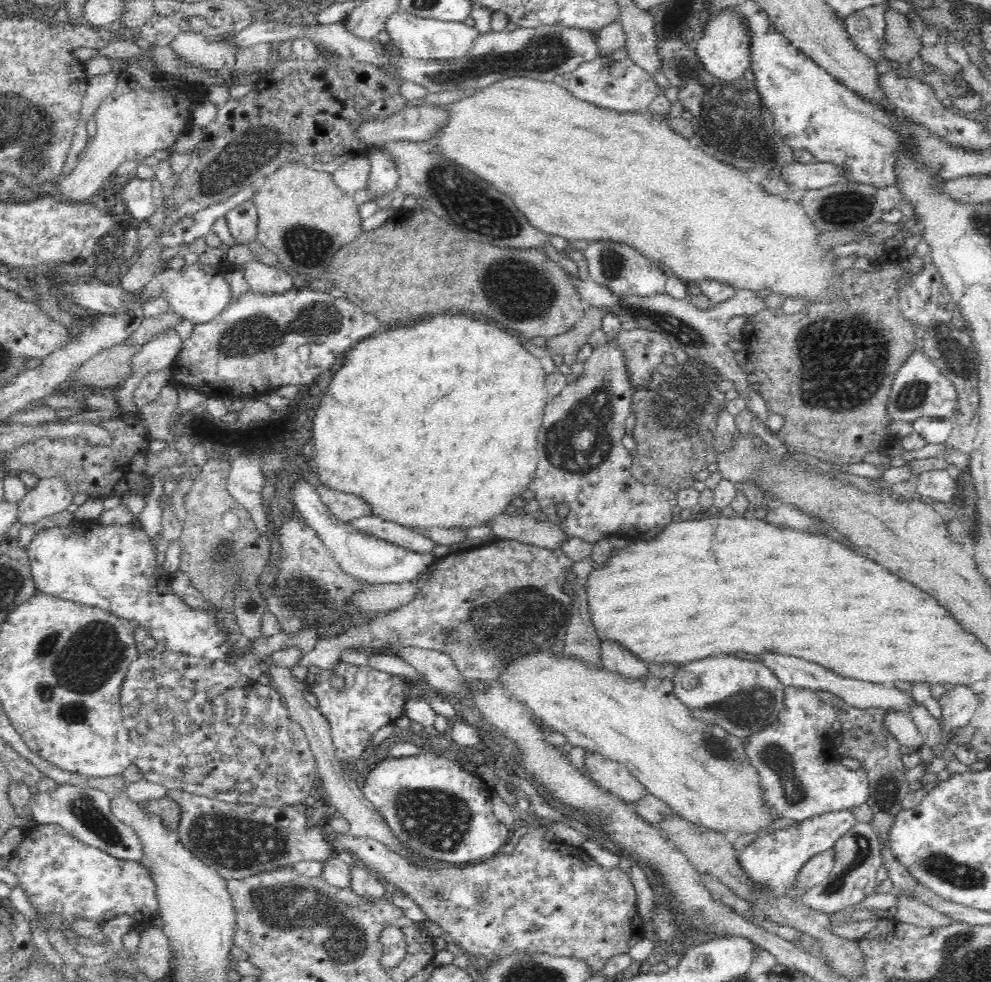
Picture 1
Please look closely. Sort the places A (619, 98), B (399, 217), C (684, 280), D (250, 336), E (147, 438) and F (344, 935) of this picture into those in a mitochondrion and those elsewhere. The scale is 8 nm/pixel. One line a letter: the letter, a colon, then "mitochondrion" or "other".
A: other
B: other
C: other
D: mitochondrion
E: other
F: mitochondrion

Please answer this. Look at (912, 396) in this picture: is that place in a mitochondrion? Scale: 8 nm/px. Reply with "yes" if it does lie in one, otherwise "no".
yes

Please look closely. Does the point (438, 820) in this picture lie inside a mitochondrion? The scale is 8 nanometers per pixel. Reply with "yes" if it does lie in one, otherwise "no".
yes

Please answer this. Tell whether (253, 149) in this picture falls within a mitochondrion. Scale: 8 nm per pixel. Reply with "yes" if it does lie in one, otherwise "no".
yes

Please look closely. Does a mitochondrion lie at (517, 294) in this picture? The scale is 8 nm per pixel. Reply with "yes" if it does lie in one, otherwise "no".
yes

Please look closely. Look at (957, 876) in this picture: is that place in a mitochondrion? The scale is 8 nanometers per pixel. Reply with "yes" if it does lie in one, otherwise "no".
yes

